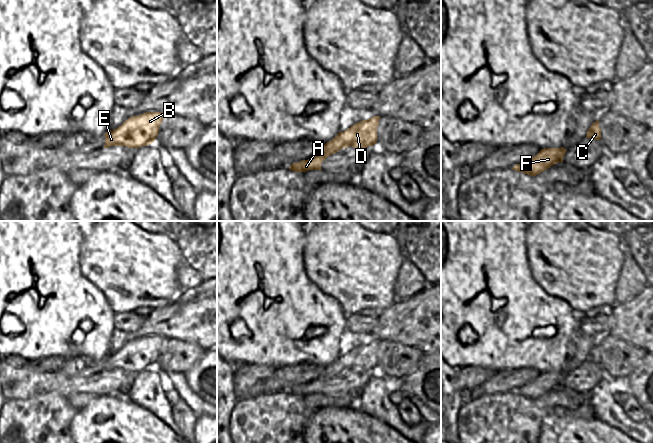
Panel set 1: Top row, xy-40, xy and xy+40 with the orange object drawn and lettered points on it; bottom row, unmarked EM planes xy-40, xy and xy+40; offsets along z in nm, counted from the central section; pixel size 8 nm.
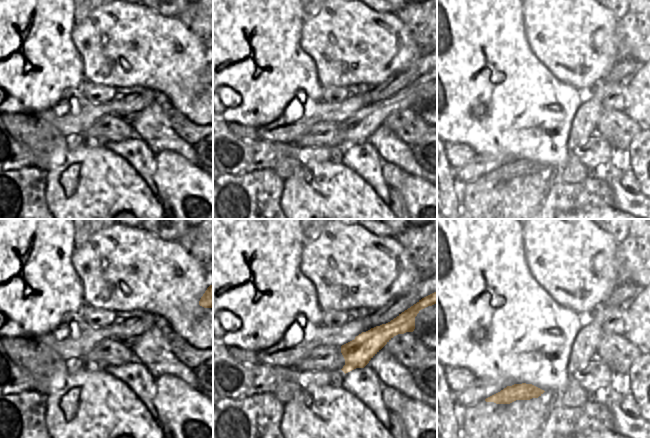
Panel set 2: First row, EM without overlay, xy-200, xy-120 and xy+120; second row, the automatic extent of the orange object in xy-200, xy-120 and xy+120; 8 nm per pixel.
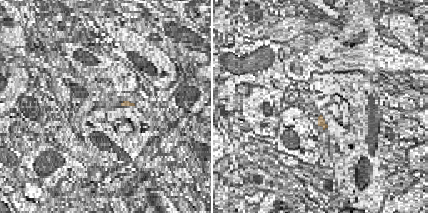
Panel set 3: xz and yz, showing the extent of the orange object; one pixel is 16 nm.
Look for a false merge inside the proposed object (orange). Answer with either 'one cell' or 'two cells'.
one cell

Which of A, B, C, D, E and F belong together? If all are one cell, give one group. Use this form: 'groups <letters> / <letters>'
groups A B C D E F

